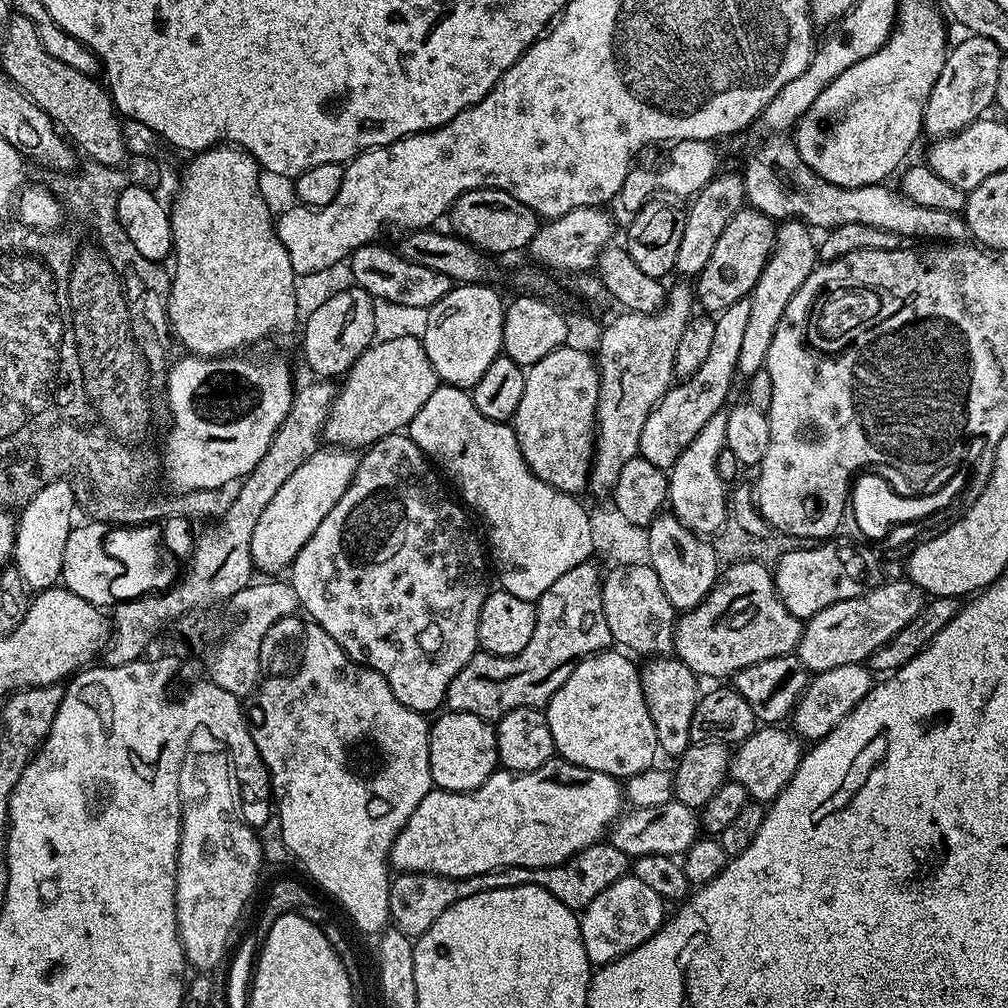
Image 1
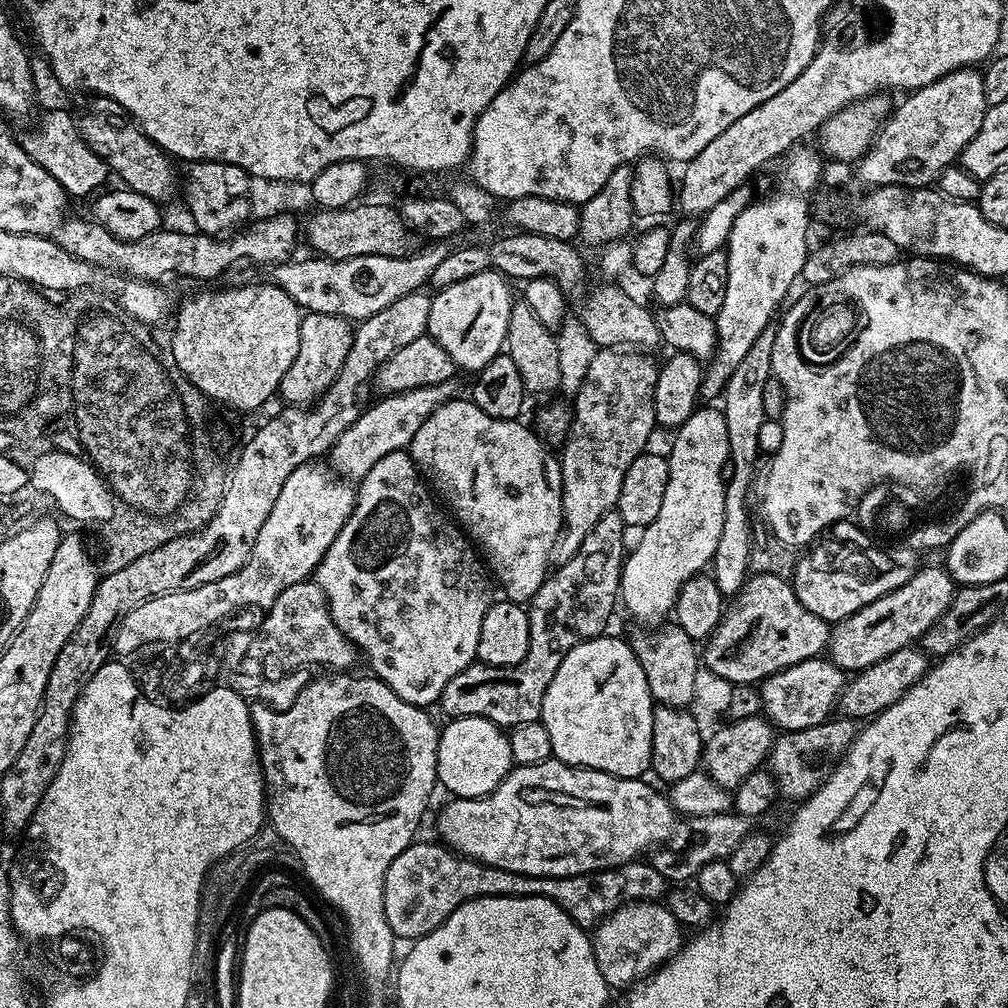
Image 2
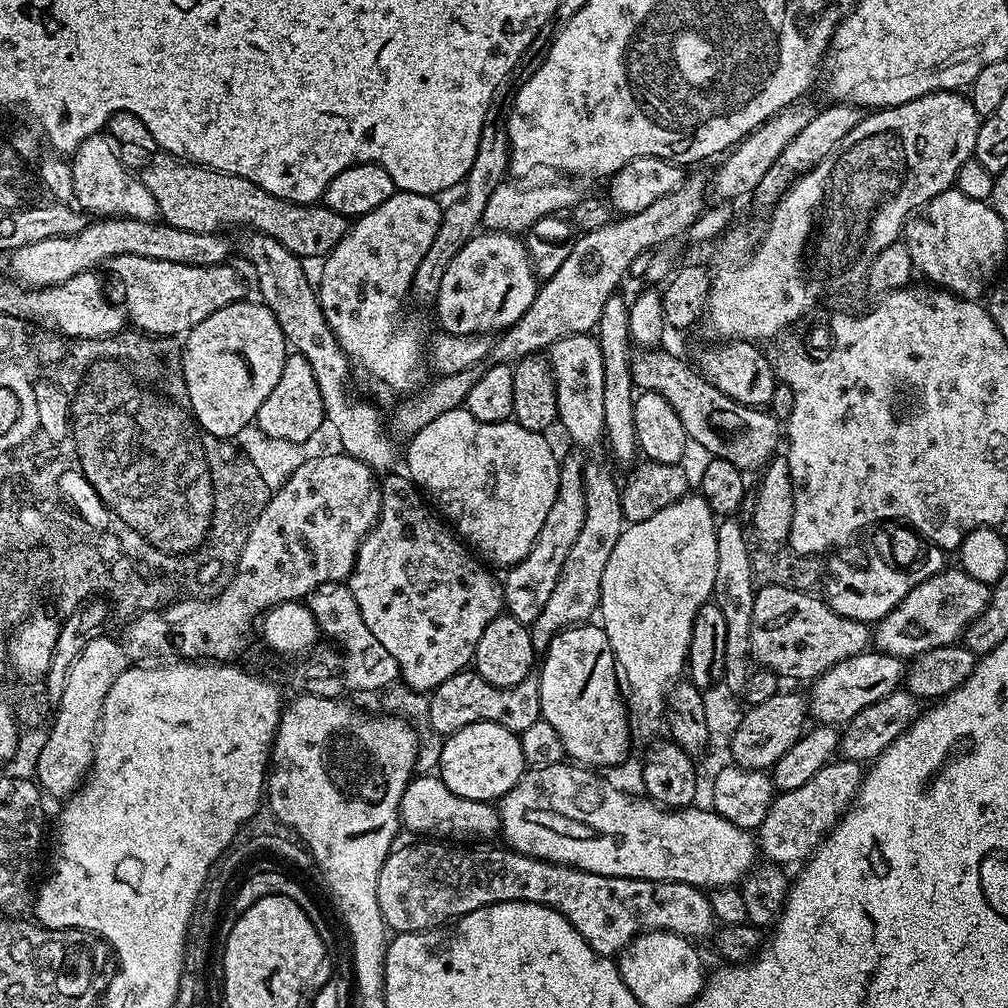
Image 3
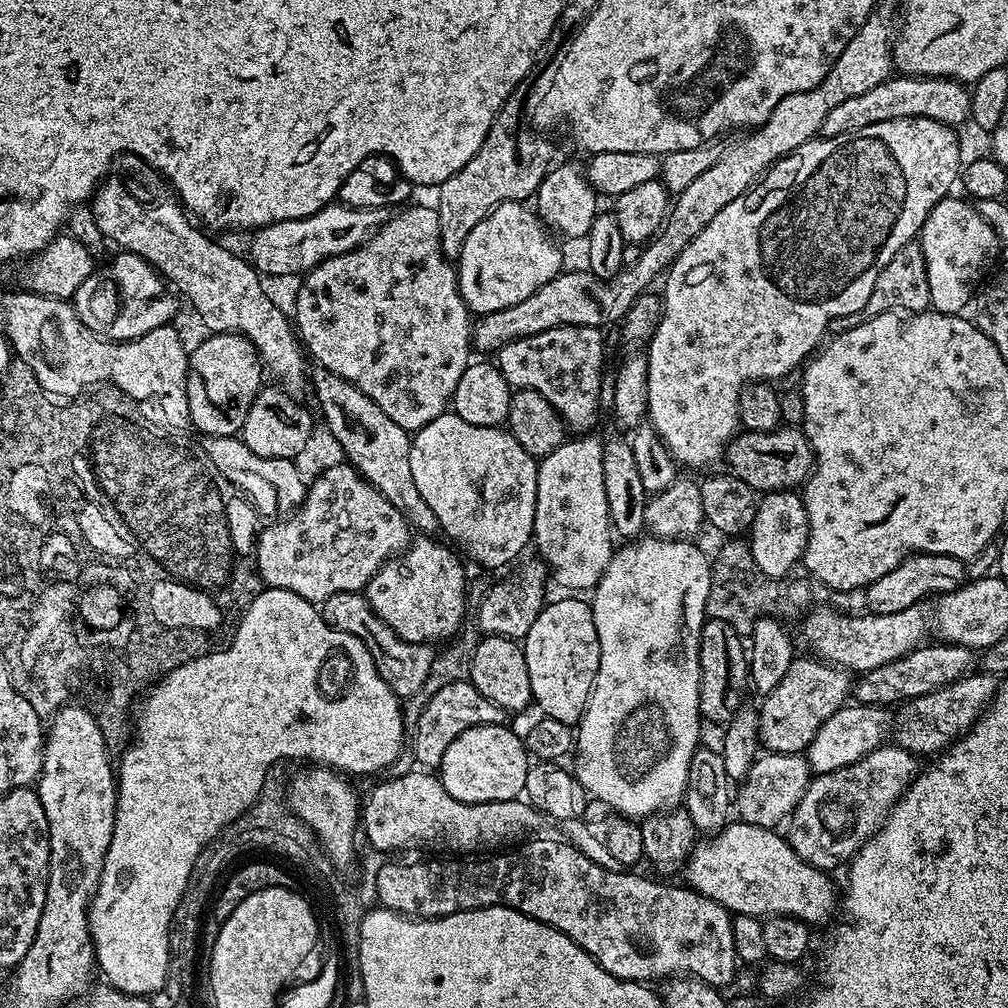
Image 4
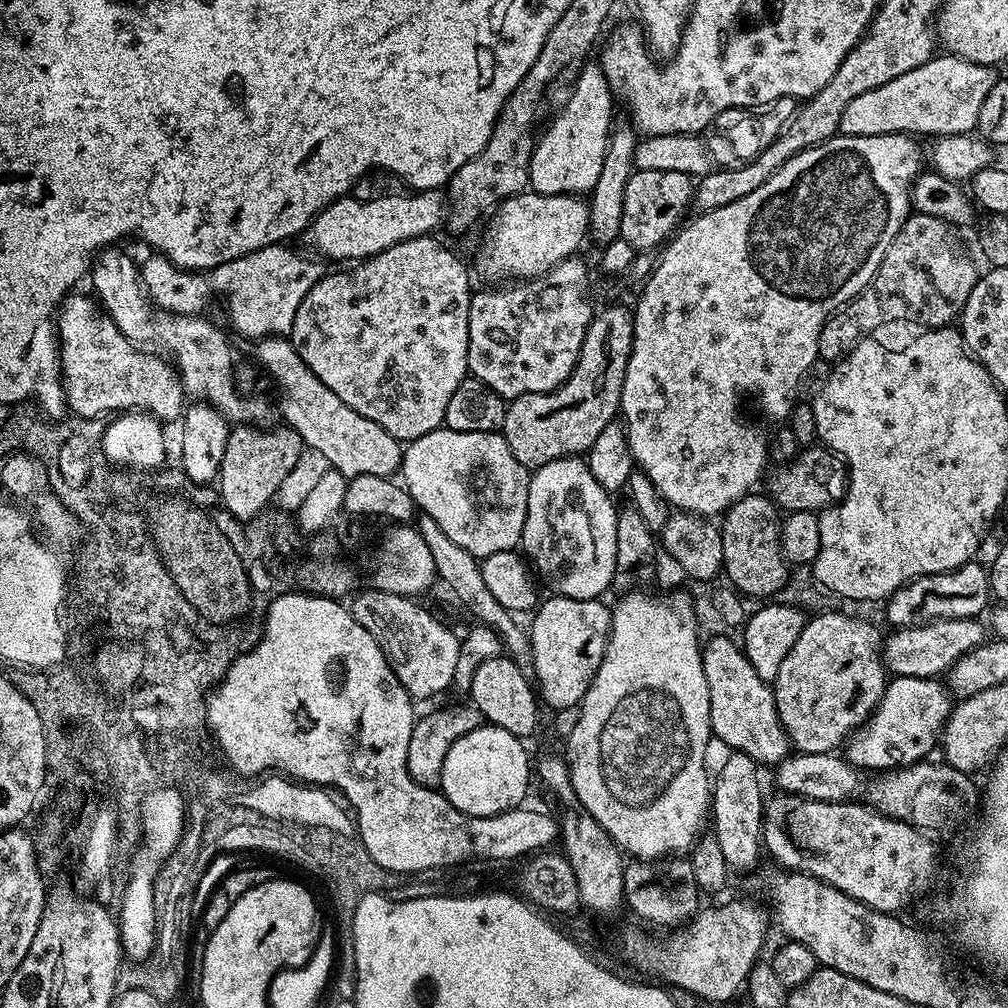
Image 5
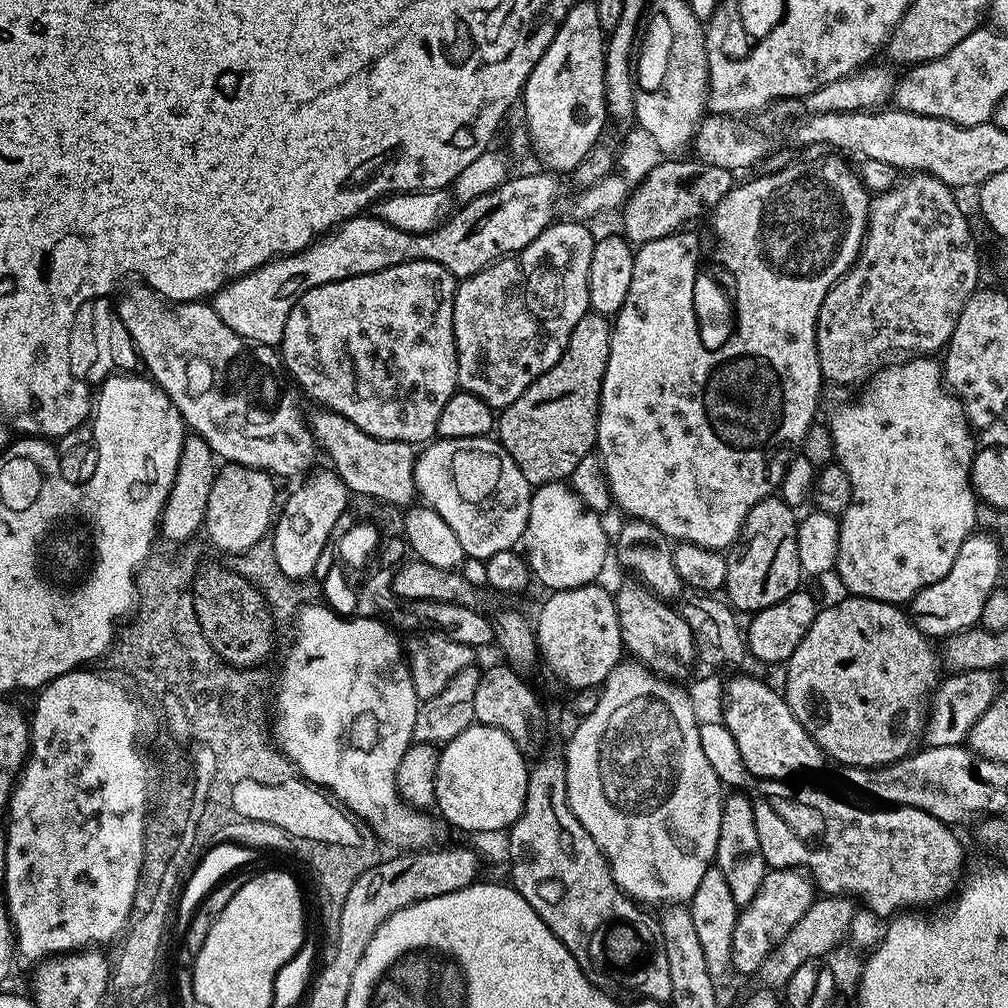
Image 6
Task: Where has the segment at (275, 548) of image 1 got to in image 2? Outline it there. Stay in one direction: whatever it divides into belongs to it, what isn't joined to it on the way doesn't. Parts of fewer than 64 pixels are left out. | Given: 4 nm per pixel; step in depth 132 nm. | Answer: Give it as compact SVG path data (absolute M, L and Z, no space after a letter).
M450 379L434 386L394 392L380 398L377 404L369 403L363 414L334 442L330 453L331 471L349 482L359 482L366 474L370 474L378 458L405 451L411 445L414 434L418 434L418 426L422 426L422 422L426 422L426 418L430 418L438 406L457 395L456 383L455 379Z

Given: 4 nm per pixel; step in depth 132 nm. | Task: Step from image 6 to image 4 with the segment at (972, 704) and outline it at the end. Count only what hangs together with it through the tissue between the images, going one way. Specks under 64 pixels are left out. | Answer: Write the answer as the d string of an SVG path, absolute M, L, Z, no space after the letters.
M855 702L845 703L844 707L839 708L833 716L826 718L822 726L818 726L818 734L814 734L806 750L808 767L816 774L842 770L842 766L850 766L858 762L858 758L881 747L889 732L890 712L887 707Z

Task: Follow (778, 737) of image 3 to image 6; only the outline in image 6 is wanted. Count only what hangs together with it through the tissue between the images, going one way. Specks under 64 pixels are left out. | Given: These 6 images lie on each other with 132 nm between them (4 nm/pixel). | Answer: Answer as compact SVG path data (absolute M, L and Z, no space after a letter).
M851 594L845 595L845 597L845 600L840 600L837 604L830 605L829 608L821 607L817 611L810 630L806 630L806 638L802 638L802 642L798 642L798 650L794 650L794 654L786 661L788 673L784 676L782 695L788 701L794 718L798 718L798 722L802 722L806 734L810 734L810 738L814 738L814 742L823 750L829 761L837 760L838 763L844 764L843 766L848 768L881 768L898 762L917 751L926 732L932 694L942 676L942 660L937 649L936 652L932 649L933 641L929 637L923 636L903 607Z

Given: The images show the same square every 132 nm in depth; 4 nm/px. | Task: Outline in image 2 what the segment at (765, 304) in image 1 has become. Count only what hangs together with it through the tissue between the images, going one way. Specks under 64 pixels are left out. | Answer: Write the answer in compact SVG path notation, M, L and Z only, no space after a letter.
M769 326L758 334L758 342L750 346L746 358L738 362L734 374L726 382L722 393L722 411L726 418L726 434L730 438L730 475L726 480L724 501L726 510L722 514L722 534L718 538L718 550L714 550L710 575L718 590L726 598L731 598L740 591L750 573L750 550L752 549L752 522L748 516L748 487L752 484L752 471L756 468L756 456L761 455L758 434L764 423L762 394L766 391L766 382L773 379L772 351L774 350L775 327Z

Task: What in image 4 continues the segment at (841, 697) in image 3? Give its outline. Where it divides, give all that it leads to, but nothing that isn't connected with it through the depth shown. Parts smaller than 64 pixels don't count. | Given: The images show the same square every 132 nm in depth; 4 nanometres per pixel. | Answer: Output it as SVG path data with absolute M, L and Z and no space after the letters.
M935 643L915 648L910 654L894 662L886 662L874 670L863 673L857 679L860 681L857 684L855 681L854 684L855 703L892 706L897 702L913 700L922 694L930 694L942 686L953 684L956 680L963 680L973 671L978 660L977 653L973 649L961 644Z

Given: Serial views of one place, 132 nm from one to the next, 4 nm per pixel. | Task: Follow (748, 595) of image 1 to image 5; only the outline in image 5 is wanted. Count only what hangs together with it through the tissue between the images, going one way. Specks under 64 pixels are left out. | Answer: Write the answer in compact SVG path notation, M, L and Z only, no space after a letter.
M950 618L949 620L932 620L929 624L923 624L917 628L898 628L887 633L886 643L882 648L884 667L892 676L917 676L918 678L940 678L948 669L962 658L962 654L970 654L970 650L985 643L986 628L980 625L976 618Z

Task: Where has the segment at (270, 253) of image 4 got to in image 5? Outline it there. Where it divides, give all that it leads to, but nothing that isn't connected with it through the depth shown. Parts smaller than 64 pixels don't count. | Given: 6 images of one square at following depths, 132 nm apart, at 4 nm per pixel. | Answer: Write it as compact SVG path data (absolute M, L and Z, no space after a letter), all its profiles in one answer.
M421 188L408 195L412 196L385 194L372 200L358 200L352 194L342 196L312 219L306 237L321 257L359 262L390 250L390 246L398 246L398 242L431 236L437 231L435 228L445 227L449 203L444 188Z

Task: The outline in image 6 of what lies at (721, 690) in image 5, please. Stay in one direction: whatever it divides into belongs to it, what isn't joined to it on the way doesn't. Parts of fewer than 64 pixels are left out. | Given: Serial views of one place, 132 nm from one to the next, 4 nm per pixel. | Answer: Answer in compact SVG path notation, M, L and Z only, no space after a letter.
M736 676L732 681L724 684L724 714L723 721L726 730L734 736L735 745L738 746L739 753L744 763L743 771L749 772L752 778L761 780L791 781L791 776L796 776L799 772L816 772L823 764L826 764L826 757L823 750L806 734L802 722L794 718L790 710L788 701L784 699L779 691L776 692L764 680L759 680L756 676Z

